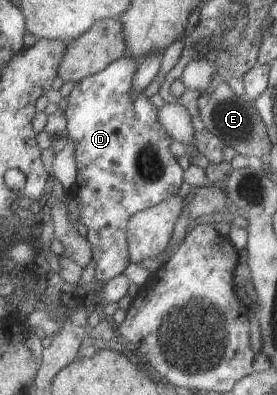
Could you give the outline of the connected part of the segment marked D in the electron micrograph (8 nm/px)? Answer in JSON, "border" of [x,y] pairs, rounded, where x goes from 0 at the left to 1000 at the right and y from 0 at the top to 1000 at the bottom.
{"border":[[[448,142],[361,185],[278,208],[245,241],[245,273],[235,278],[249,347],[274,370],[267,397],[282,425],[256,496],[285,511],[285,565],[321,580],[318,605],[336,620],[347,681],[339,701],[361,714],[408,709],[469,671],[466,559],[480,544],[635,494],[657,463],[657,428],[606,377],[617,347],[563,296],[563,276],[534,256],[527,235],[498,230],[487,218],[487,190],[513,149]]]}

